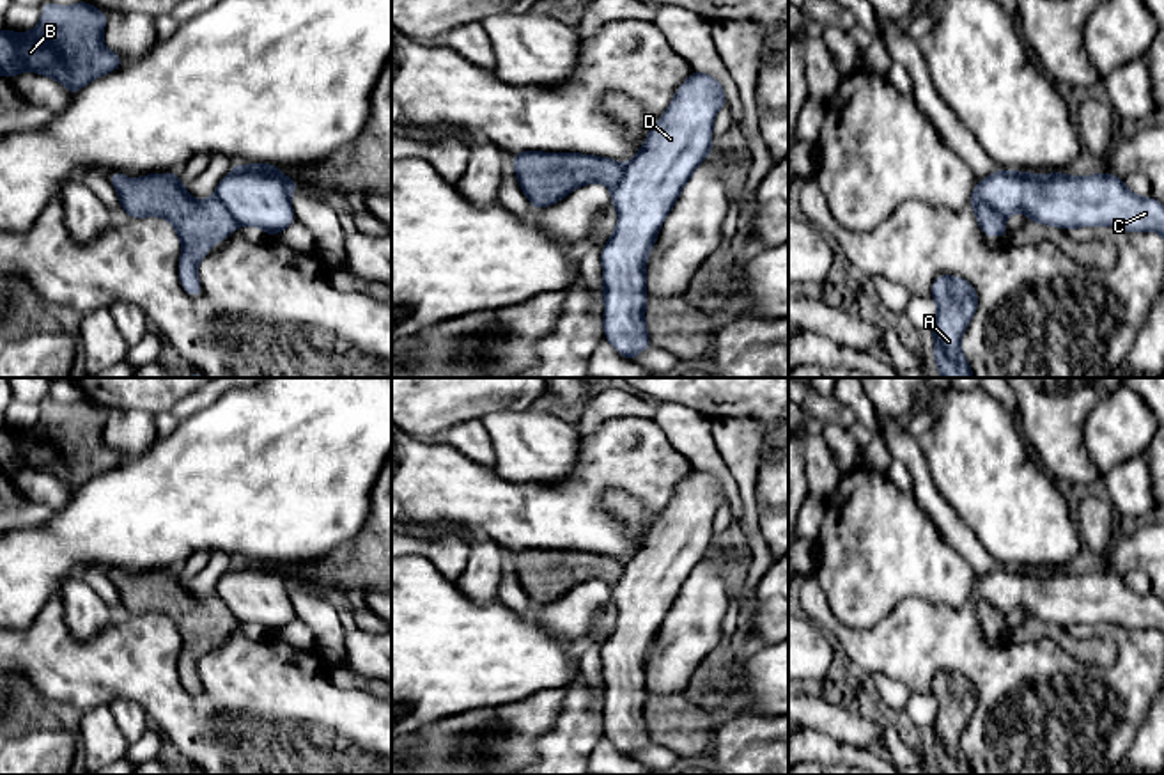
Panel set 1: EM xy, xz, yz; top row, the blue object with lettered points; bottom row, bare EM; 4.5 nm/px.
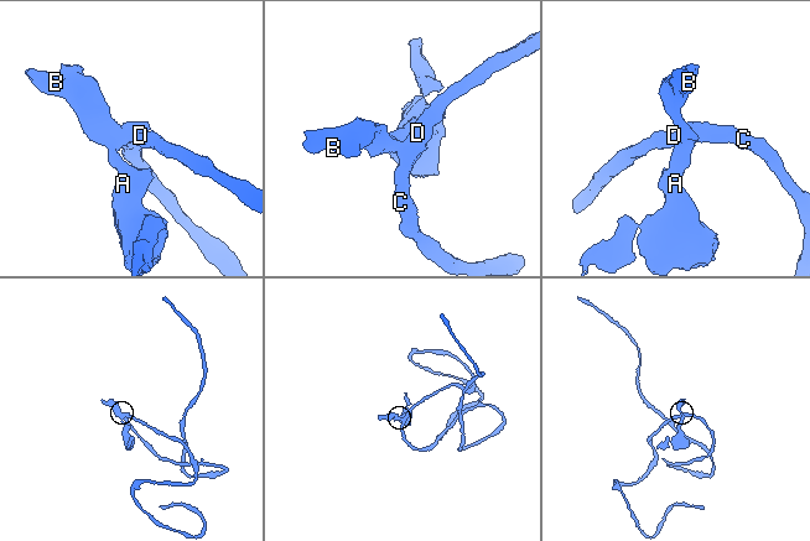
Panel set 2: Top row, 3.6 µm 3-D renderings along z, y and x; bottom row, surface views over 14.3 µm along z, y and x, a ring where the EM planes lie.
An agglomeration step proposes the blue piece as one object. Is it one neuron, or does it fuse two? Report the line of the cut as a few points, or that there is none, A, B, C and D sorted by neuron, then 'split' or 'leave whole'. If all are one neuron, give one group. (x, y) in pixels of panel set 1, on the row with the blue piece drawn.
yz (973, 190), (980, 201), (1003, 219) | A B / C D | split

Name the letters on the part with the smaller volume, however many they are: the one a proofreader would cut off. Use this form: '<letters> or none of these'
A, B

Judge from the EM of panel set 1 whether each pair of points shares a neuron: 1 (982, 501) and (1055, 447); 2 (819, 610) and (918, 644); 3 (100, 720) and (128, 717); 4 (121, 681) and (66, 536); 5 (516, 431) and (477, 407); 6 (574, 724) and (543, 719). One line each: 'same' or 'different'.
1: different
2: same
3: different
4: different
5: different
6: different

